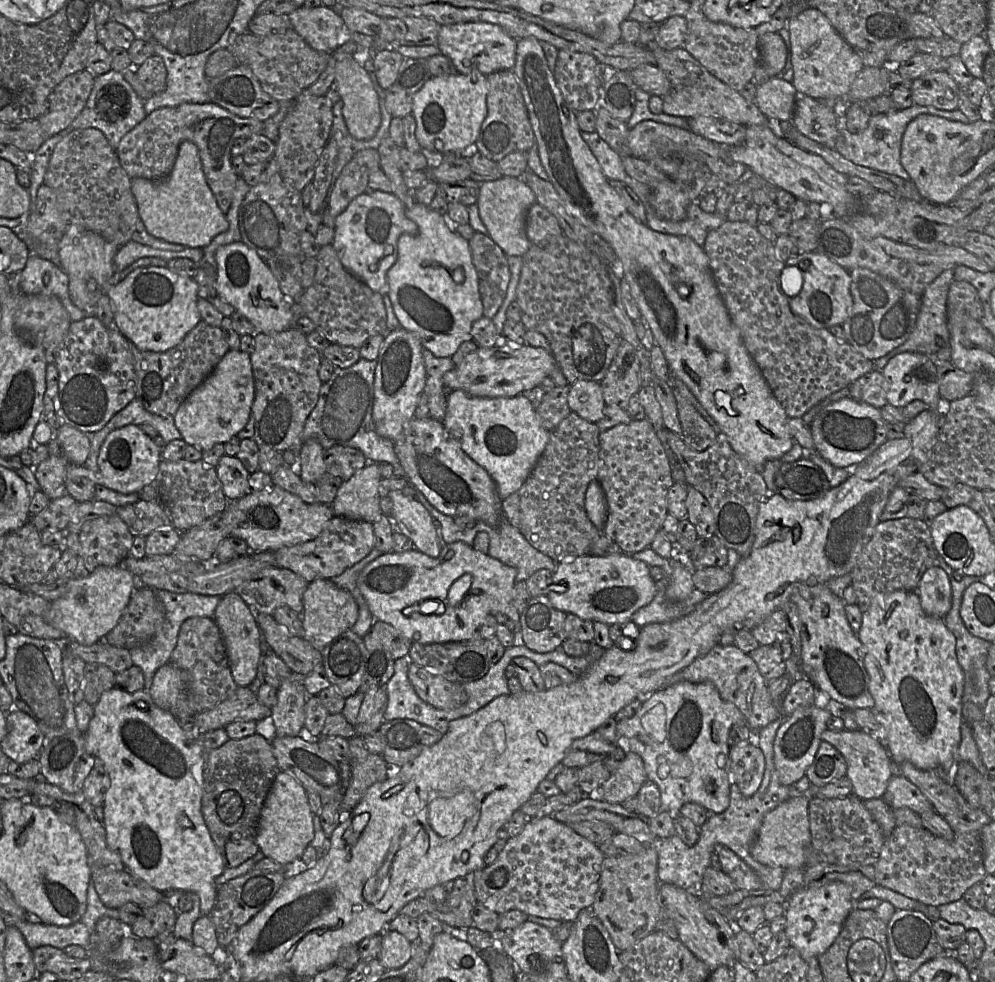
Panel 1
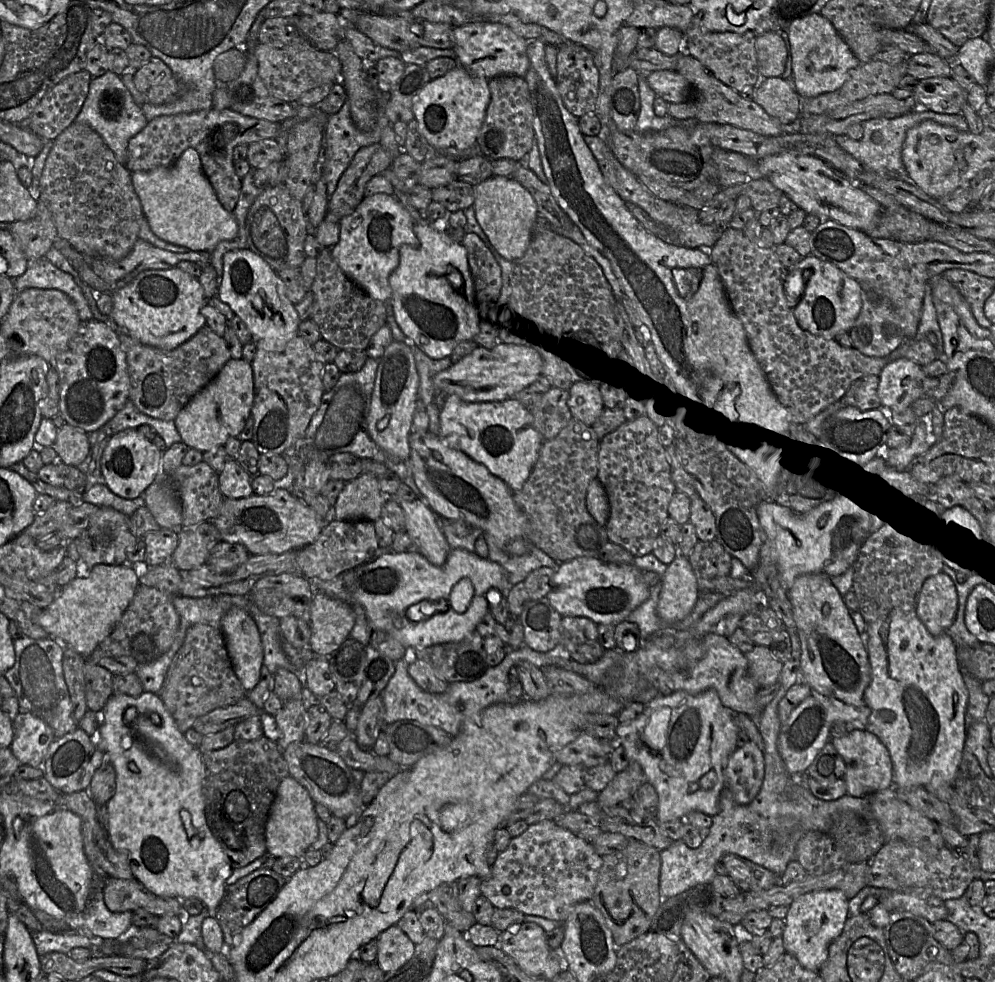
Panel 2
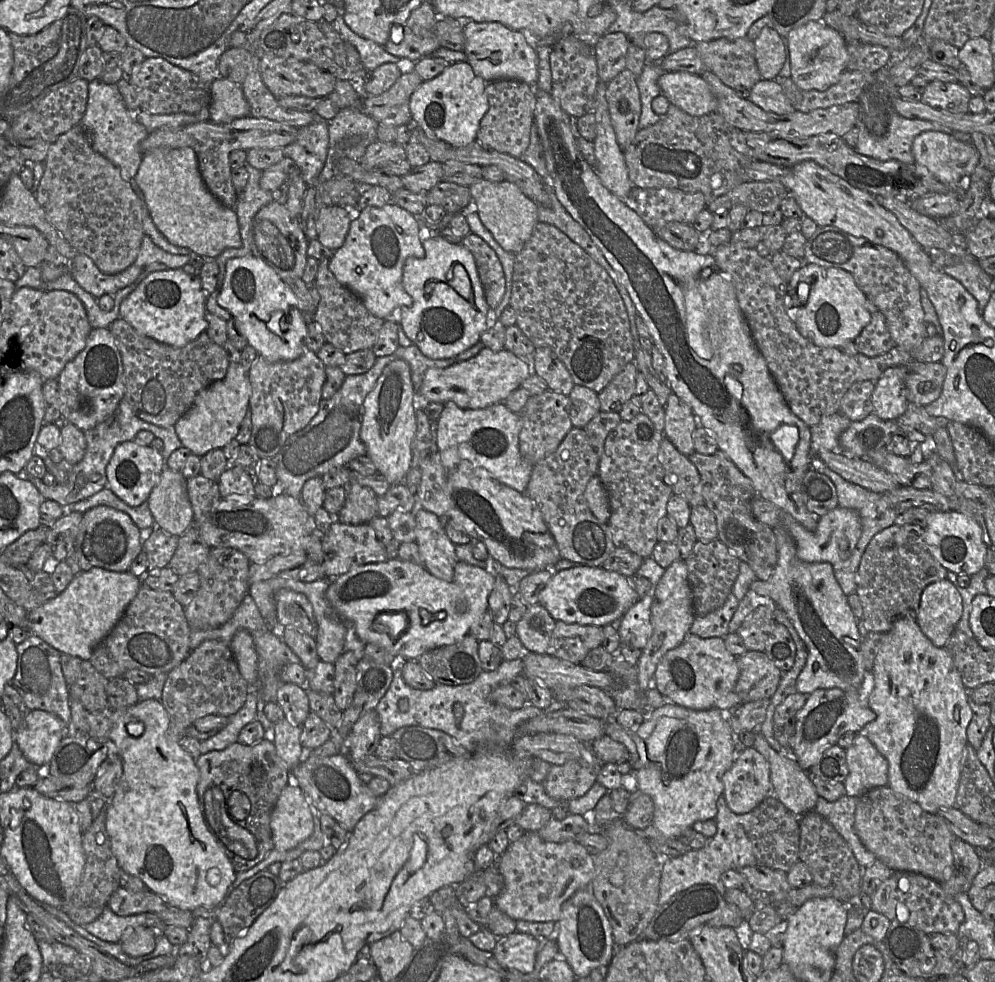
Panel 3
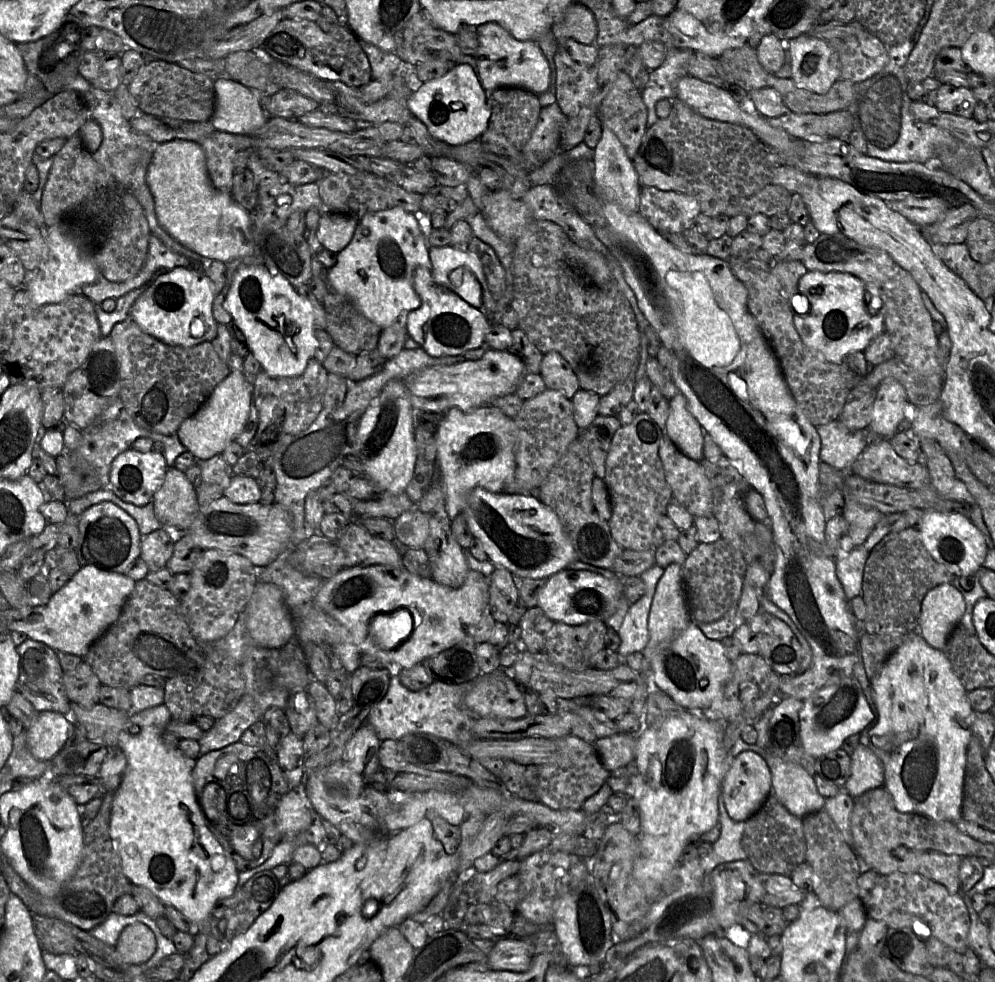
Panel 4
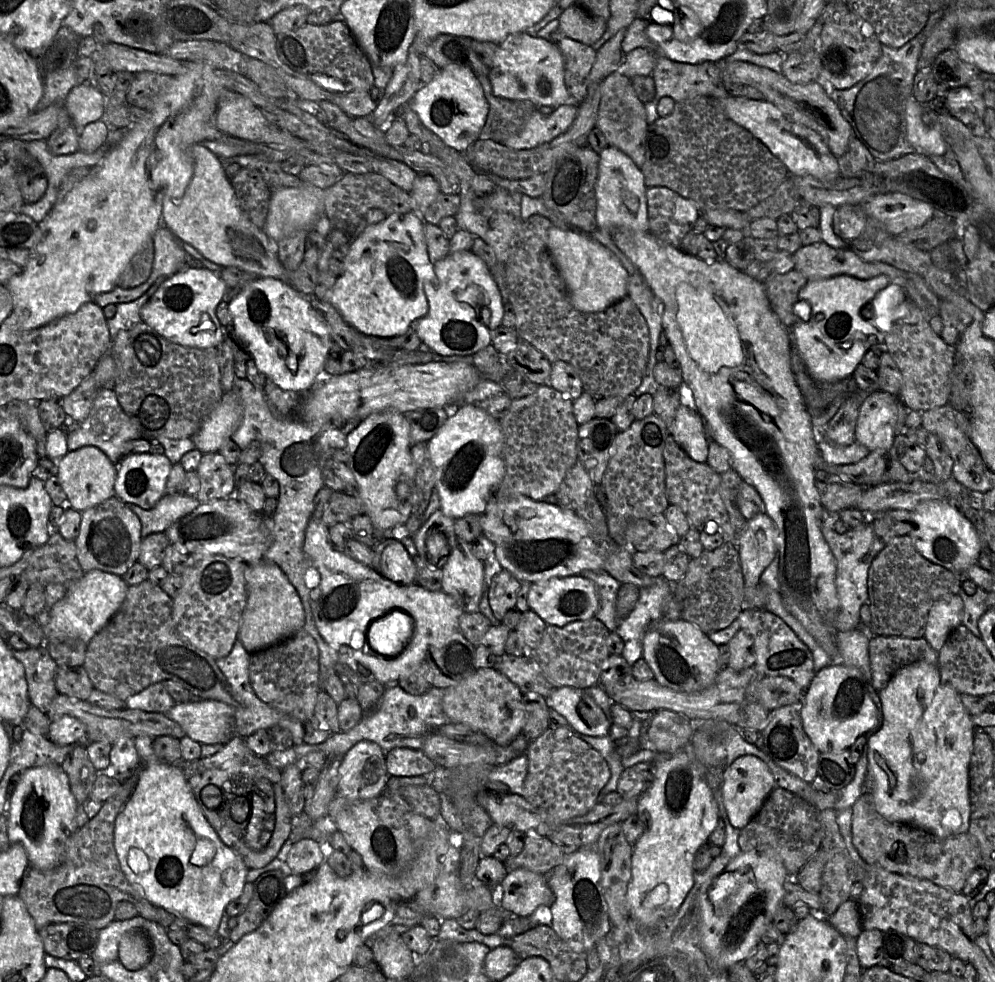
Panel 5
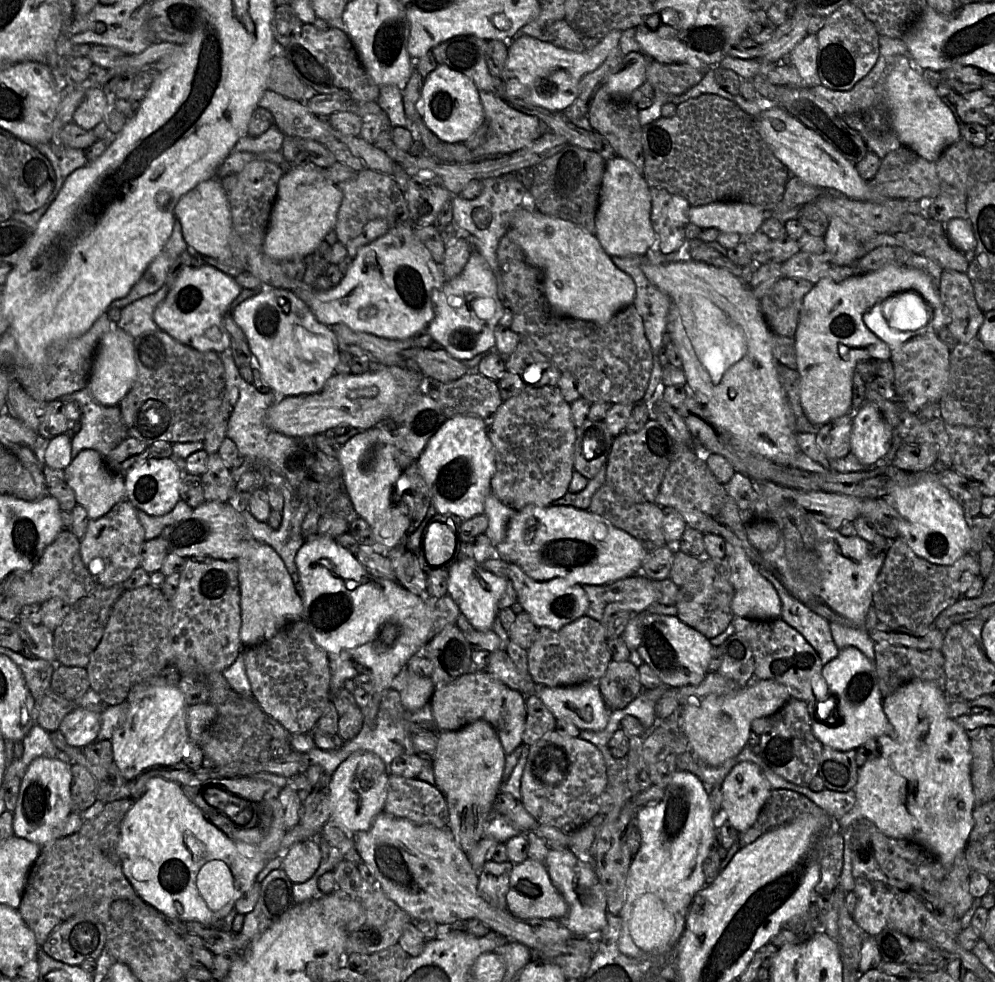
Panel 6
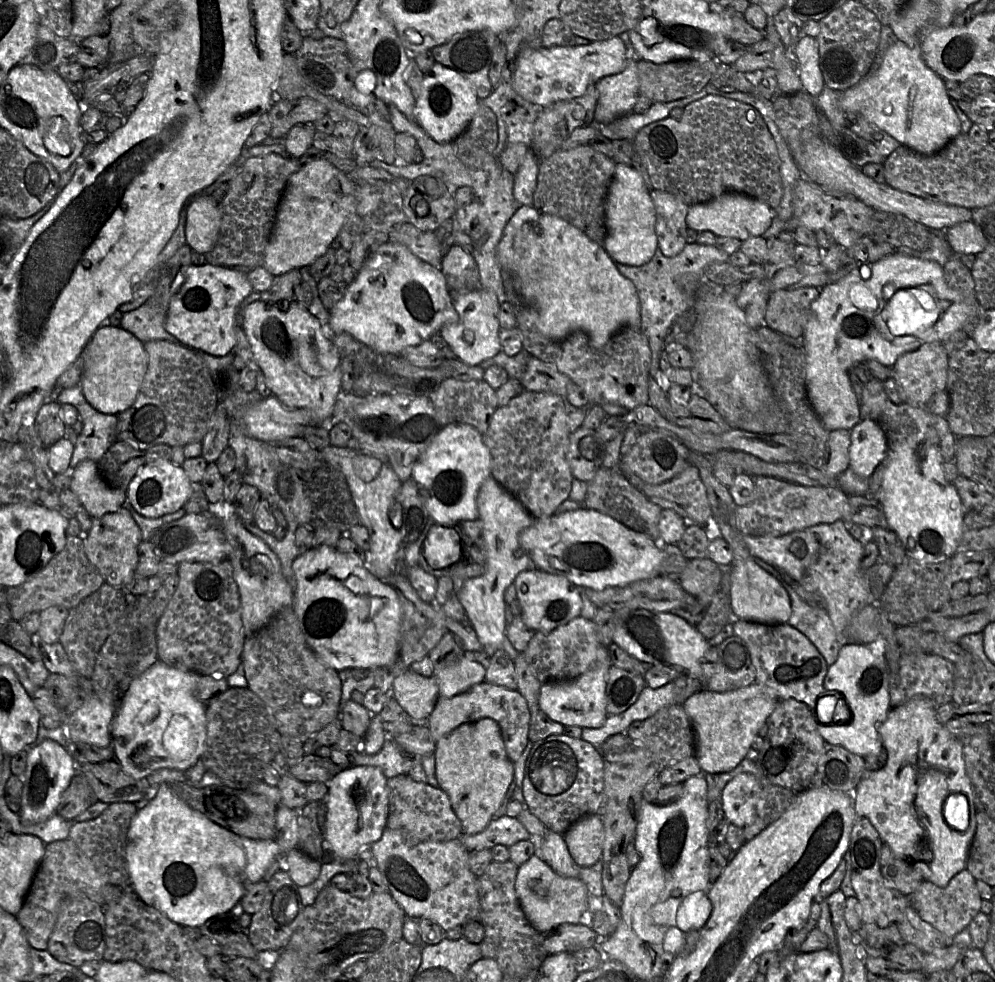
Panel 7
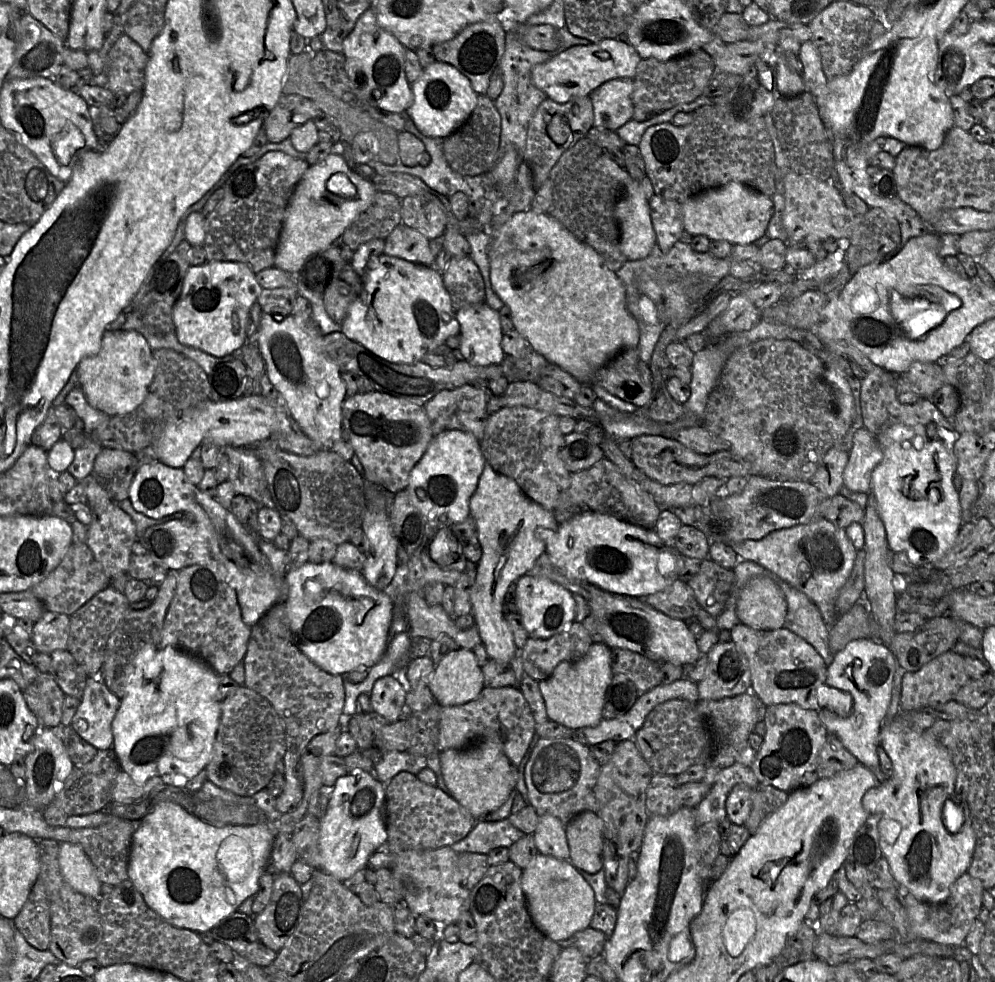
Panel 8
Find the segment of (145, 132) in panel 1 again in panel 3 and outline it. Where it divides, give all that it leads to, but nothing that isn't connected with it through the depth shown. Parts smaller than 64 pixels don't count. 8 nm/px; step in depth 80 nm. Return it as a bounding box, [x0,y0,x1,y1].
[140,115,297,208]

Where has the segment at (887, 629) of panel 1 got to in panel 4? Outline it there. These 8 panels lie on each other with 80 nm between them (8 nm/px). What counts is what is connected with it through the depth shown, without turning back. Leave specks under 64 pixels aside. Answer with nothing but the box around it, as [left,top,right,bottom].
[862,631,975,822]

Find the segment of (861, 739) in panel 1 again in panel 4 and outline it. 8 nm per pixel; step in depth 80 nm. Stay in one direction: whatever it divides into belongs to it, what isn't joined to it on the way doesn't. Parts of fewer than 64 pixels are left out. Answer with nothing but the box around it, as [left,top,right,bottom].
[843,743,884,798]

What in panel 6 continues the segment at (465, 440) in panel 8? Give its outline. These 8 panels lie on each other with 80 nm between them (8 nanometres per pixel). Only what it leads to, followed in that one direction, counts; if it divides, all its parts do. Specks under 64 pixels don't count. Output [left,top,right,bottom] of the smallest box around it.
[416,415,495,519]

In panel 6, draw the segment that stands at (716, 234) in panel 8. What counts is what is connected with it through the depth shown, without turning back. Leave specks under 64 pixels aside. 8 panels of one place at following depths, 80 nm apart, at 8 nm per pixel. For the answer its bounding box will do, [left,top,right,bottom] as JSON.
[689,202,768,236]

